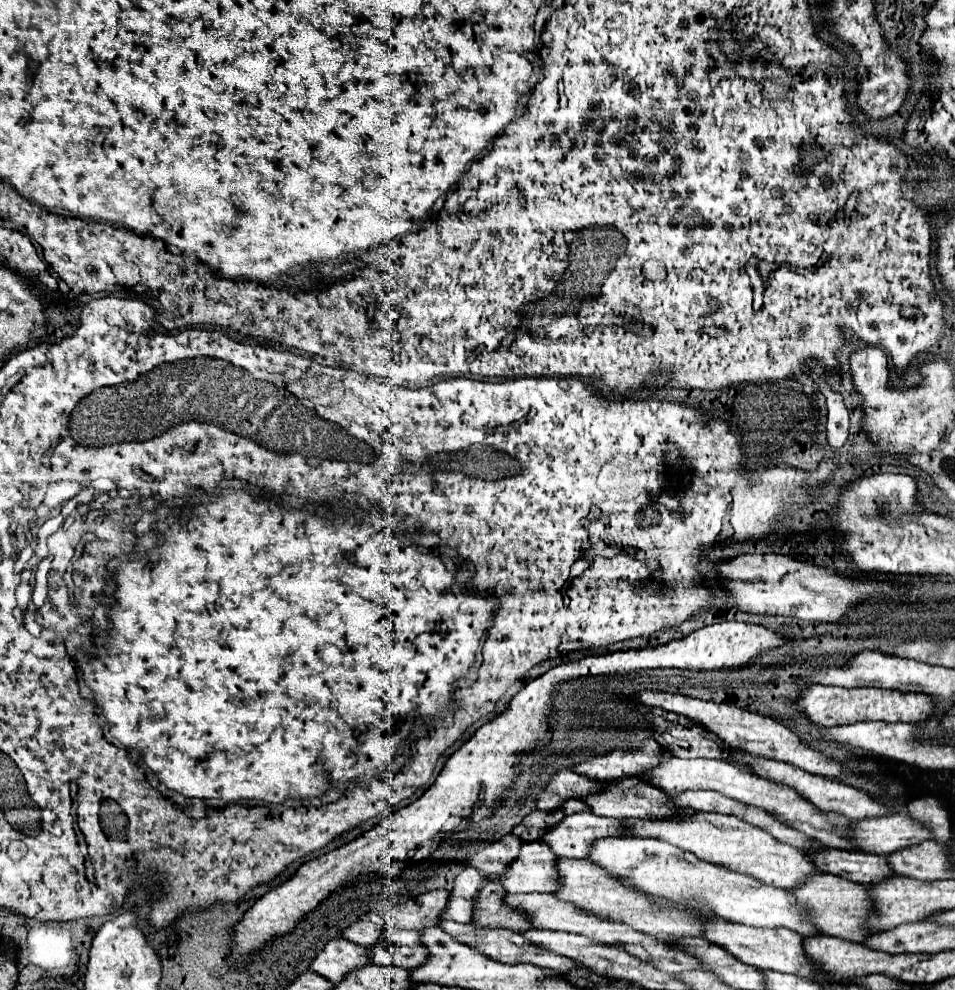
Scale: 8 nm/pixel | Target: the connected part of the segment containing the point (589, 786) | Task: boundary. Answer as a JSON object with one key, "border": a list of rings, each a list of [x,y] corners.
{"border":[[[561,770],[539,796],[537,808],[555,810],[555,808],[561,808],[565,800],[571,800],[571,798],[579,800],[579,798],[585,798],[585,794],[595,794],[603,790],[605,790],[605,782],[585,778],[573,770]]]}

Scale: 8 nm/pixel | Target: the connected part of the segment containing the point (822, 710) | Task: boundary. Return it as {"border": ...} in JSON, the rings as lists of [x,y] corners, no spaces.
{"border":[[[815,684],[801,692],[799,708],[809,716],[811,722],[819,726],[841,726],[845,722],[921,722],[931,716],[933,700],[925,694],[905,694],[897,690],[879,690],[879,688],[839,688]]]}

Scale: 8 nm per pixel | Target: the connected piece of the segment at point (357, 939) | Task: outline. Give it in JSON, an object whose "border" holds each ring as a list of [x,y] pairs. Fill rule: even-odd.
{"border":[[[369,912],[369,914],[361,916],[361,920],[357,920],[351,928],[347,928],[343,932],[343,938],[351,940],[359,946],[373,948],[381,940],[383,932],[385,932],[385,918],[381,914]]]}

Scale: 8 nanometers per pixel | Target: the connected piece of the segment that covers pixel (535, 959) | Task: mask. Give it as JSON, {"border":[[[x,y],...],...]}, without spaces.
{"border":[[[483,928],[483,934],[475,936],[475,934],[467,934],[463,938],[459,938],[463,942],[467,942],[469,946],[475,946],[477,950],[485,952],[489,958],[495,958],[499,962],[533,962],[535,966],[541,968],[553,968],[561,974],[573,970],[573,968],[581,968],[577,966],[577,962],[553,954],[549,950],[541,950],[539,946],[533,946],[533,942],[525,940],[523,934],[507,930],[507,928]]]}

